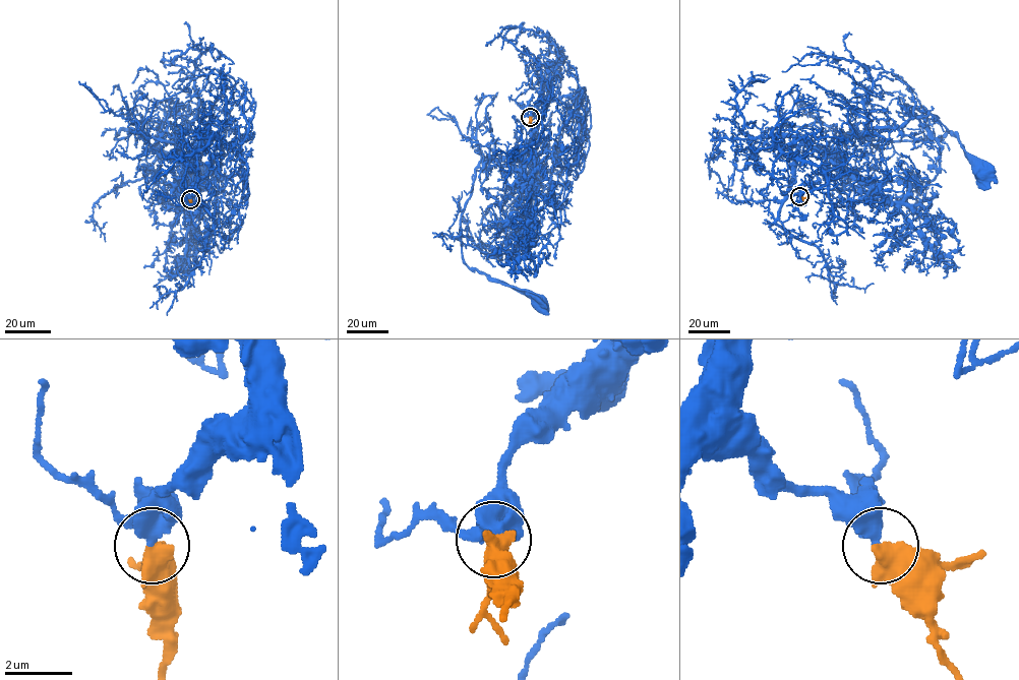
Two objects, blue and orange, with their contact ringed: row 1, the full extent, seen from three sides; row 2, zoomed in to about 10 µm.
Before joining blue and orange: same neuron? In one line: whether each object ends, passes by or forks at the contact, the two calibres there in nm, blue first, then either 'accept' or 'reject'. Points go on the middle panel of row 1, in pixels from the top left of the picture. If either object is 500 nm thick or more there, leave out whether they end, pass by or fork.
360 nm thick on the blue side, 650 nm on the other; accept

